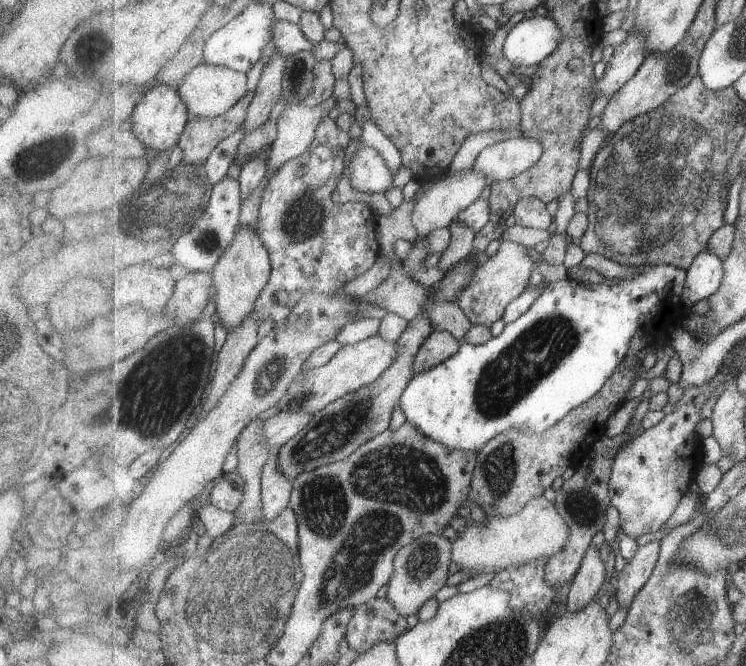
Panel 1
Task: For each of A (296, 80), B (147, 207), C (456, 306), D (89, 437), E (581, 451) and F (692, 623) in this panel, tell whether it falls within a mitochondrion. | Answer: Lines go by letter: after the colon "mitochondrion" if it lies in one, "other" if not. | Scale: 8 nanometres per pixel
A: mitochondrion
B: mitochondrion
C: other
D: other
E: other
F: mitochondrion

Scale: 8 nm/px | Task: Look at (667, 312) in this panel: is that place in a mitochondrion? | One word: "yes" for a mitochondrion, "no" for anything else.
no

